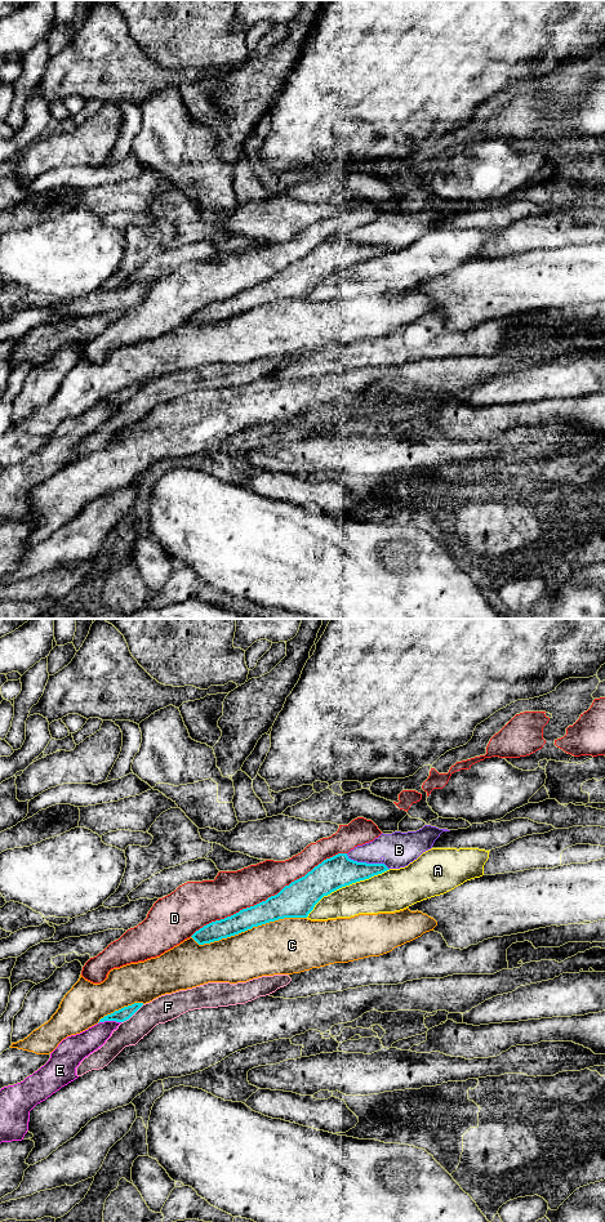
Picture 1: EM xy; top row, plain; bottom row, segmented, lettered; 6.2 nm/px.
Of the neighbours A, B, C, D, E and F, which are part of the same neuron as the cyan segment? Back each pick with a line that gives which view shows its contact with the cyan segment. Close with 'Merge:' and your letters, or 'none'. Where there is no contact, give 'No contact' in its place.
Merge: none

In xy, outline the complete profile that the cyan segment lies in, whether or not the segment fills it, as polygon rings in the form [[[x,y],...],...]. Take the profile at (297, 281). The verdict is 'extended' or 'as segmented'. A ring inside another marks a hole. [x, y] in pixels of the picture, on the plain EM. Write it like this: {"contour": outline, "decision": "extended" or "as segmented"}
{"contour": [[[338,235],[285,267],[277,276],[231,298],[212,303],[191,318],[199,326],[204,326],[279,300],[307,299],[324,277],[387,251],[390,250],[384,245],[357,244],[347,235]]], "decision": "as segmented"}

